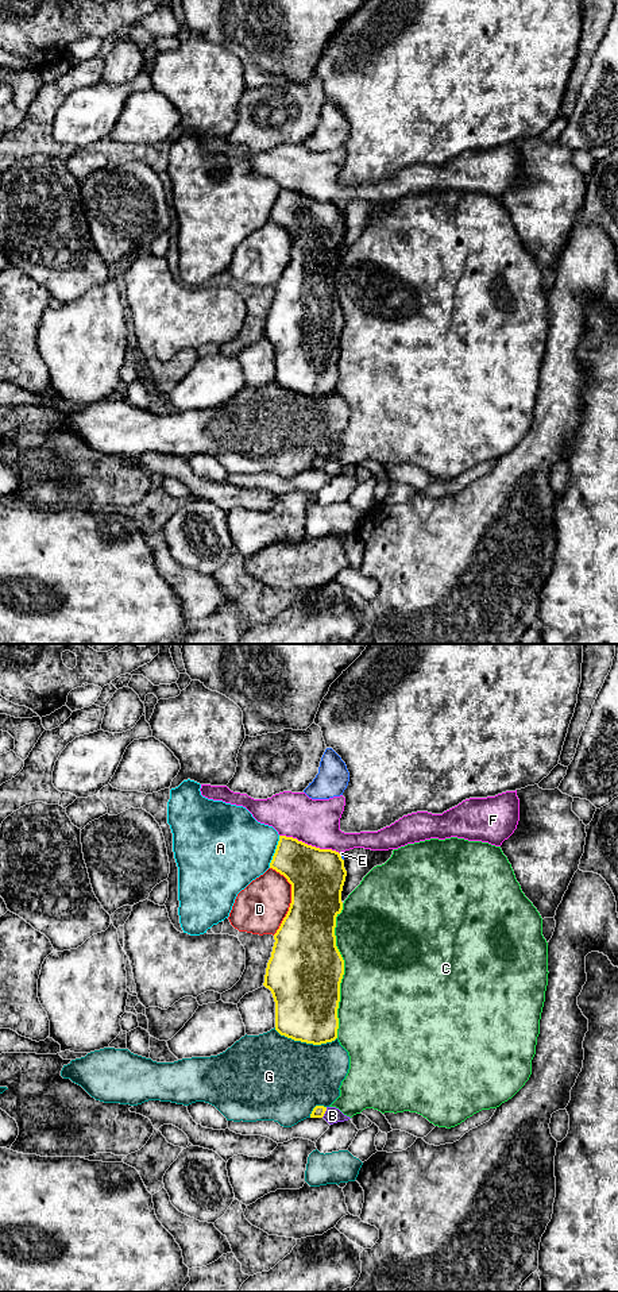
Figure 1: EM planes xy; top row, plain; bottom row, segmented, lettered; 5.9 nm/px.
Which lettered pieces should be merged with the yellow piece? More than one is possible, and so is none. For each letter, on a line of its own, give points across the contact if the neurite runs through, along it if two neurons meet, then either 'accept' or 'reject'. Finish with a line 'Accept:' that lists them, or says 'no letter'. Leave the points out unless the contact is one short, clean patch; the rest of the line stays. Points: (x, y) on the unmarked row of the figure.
A: reject
B: across xy (319, 463), (324, 465), (332, 467) | accept
C: reject
D: reject
E: reject
F: reject
G: reject
Accept: B

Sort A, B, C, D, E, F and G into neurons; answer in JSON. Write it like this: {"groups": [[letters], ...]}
{"groups": [["A", "D"], ["B"], ["C"], ["E"], ["F"], ["G"]]}

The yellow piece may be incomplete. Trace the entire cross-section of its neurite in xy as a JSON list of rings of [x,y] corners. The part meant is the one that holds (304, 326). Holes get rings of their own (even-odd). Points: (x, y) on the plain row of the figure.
[[[279,188],[270,220],[291,236],[291,255],[274,286],[263,335],[275,354],[275,382],[306,396],[332,394],[337,390],[340,335],[344,327],[344,312],[335,288],[336,269],[343,262],[341,243],[347,228],[344,212],[336,203]]]

